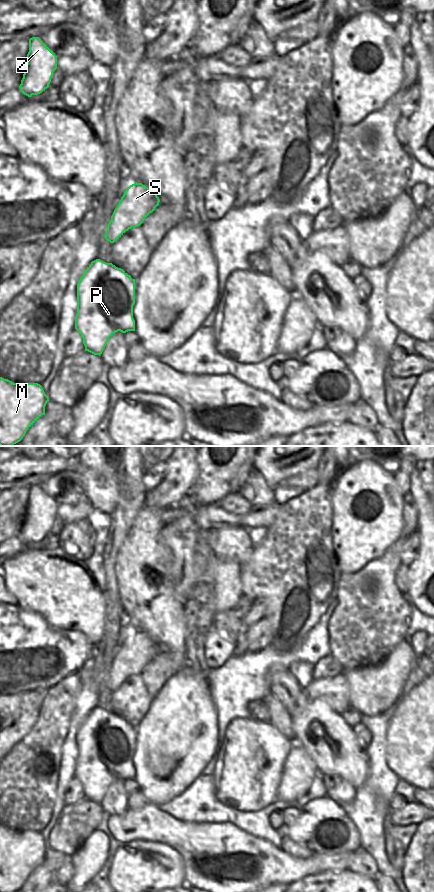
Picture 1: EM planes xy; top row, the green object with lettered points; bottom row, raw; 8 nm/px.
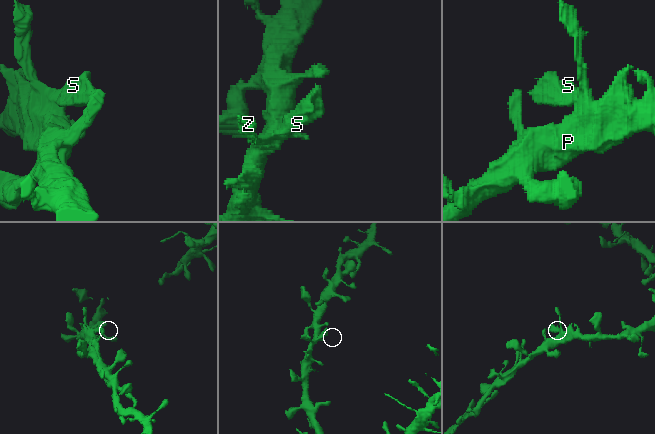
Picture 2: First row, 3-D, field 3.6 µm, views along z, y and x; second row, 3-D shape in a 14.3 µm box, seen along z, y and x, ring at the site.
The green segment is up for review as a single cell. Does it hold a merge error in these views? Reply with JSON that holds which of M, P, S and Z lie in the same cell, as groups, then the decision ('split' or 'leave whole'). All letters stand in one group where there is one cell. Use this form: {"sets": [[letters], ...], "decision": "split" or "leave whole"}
{"sets": [["M", "P", "S", "Z"]], "decision": "leave whole"}

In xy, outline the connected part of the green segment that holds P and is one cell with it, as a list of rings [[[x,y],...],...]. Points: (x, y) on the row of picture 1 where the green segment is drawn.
[[[100,259],[92,261],[77,284],[75,329],[83,338],[85,351],[100,356],[114,333],[135,331],[134,304],[135,279],[112,263]]]

